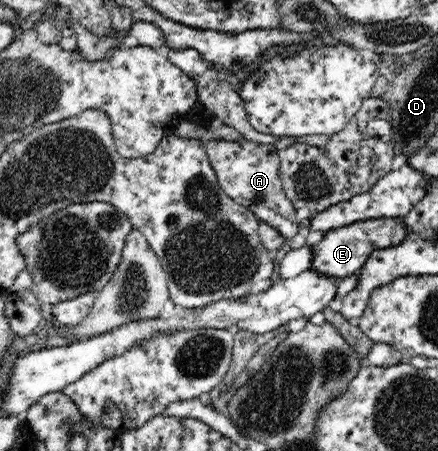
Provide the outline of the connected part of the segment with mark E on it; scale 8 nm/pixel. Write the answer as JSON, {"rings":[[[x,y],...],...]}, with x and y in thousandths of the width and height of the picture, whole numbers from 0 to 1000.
{"rings":[[[904,483],[836,486],[751,510],[740,517],[728,539],[708,545],[712,583],[705,601],[765,619],[815,610],[847,557],[897,548],[916,539],[920,525],[925,525],[925,501],[918,486]]]}

